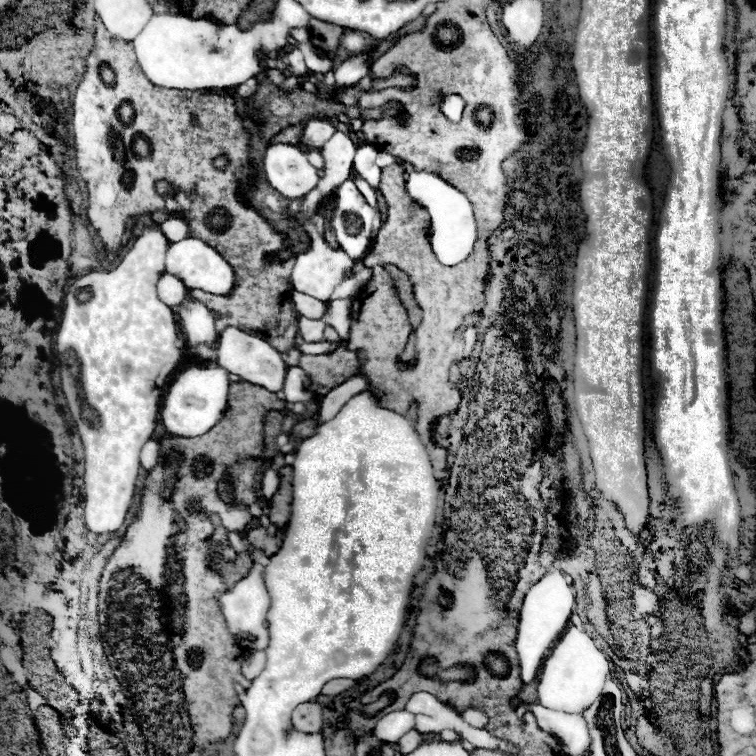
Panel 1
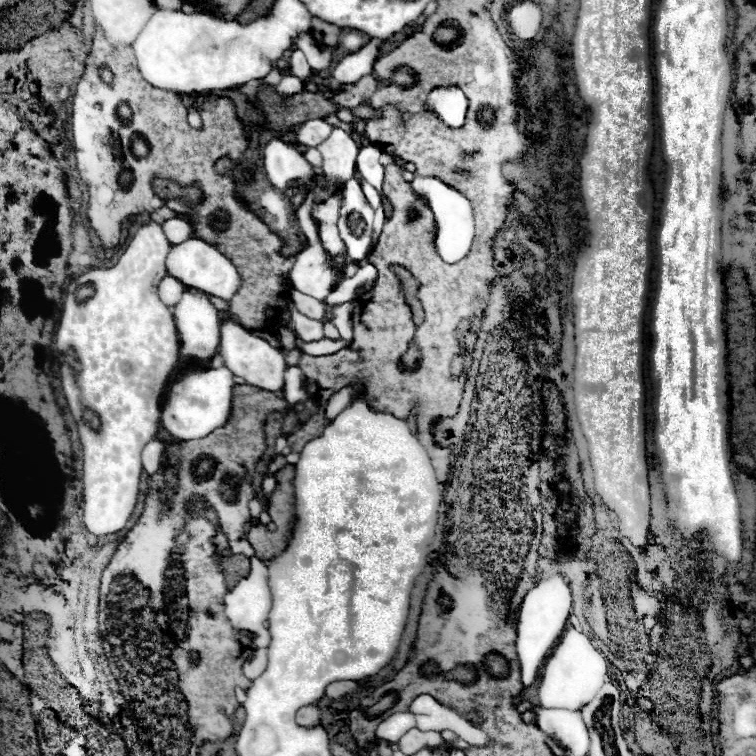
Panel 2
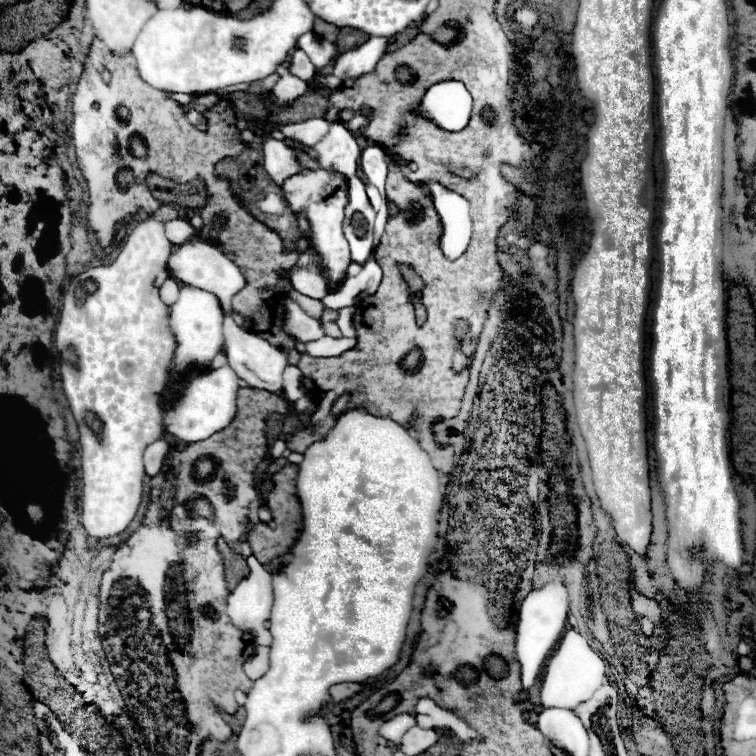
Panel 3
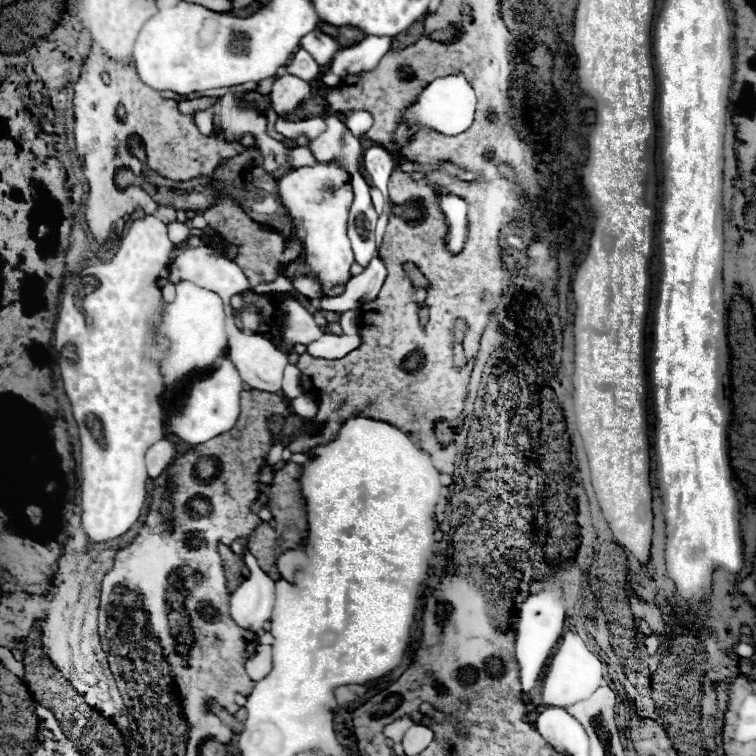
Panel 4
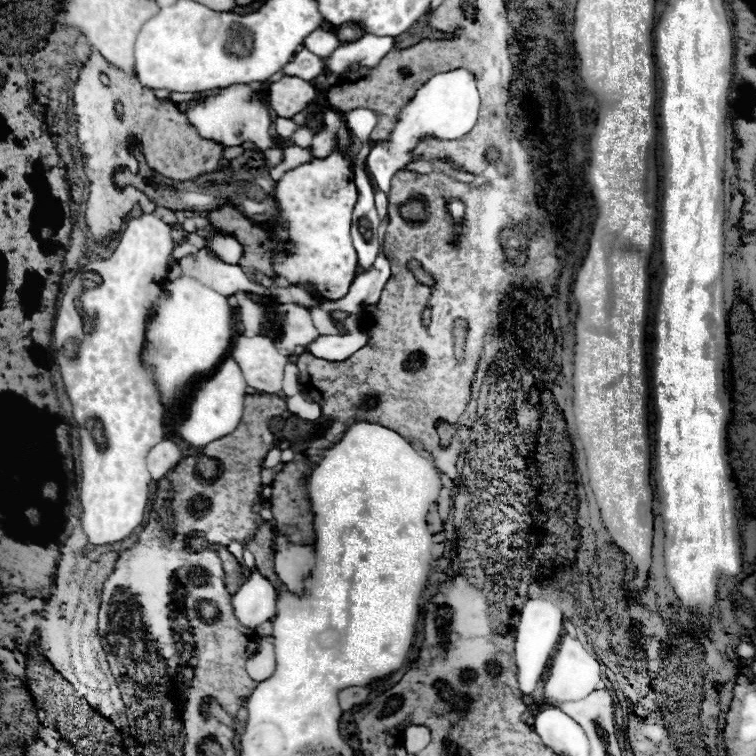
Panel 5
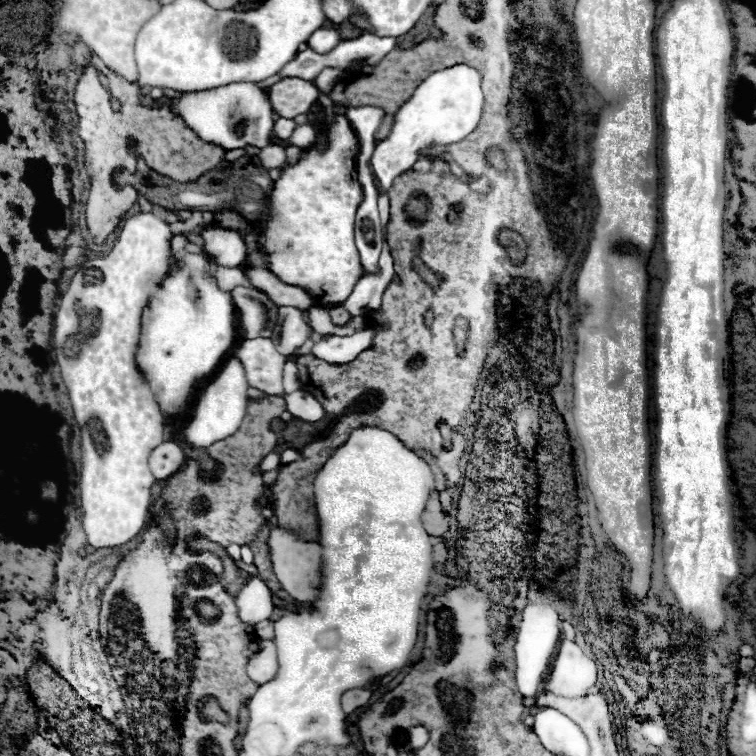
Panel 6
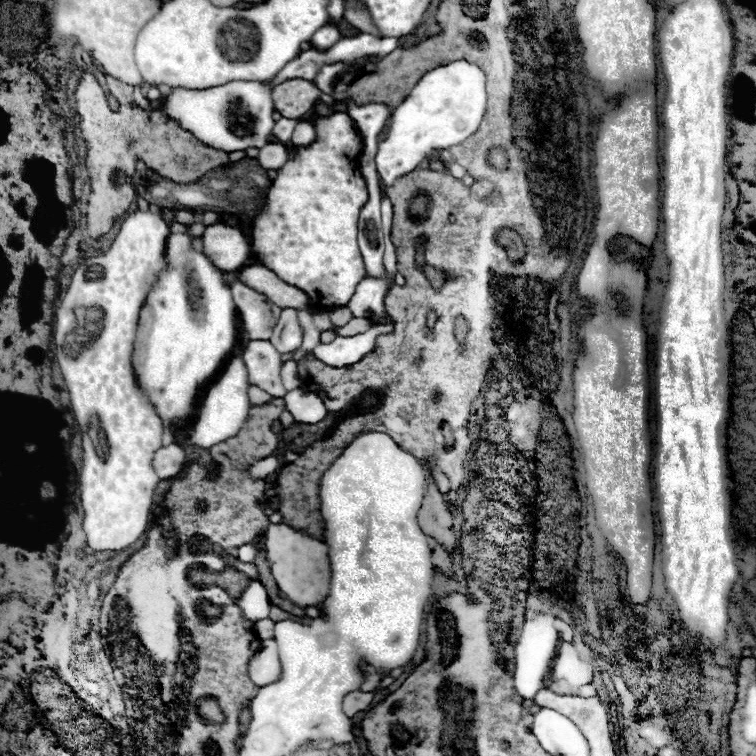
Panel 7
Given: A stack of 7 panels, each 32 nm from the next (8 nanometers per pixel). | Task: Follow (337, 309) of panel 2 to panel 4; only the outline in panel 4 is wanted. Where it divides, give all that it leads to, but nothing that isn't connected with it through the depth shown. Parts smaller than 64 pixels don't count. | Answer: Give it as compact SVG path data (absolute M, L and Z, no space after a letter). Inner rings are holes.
M352 310L340 313L338 323L341 326L343 335L353 335L358 332L356 317L357 313Z

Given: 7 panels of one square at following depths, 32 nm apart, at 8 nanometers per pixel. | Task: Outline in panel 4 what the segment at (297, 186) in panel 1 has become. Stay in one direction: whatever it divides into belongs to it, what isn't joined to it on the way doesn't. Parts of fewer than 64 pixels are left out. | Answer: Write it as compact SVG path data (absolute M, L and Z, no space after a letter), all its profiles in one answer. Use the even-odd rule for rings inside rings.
M228 94L218 96L218 100L216 100L212 106L208 106L206 110L196 110L196 112L192 114L192 122L196 124L196 128L198 128L204 136L214 134L214 128L222 128L226 142L240 142L242 136L250 134L250 136L256 140L256 144L260 146L262 154L264 154L266 170L272 172L272 170L276 170L278 166L282 166L282 164L286 162L286 152L288 152L288 148L286 148L282 142L278 142L278 140L274 140L272 136L268 136L268 118L266 118L266 114L264 114L264 112L258 112L256 108L246 108L246 106L242 106L242 102L234 102L234 100L226 98L226 96L228 96Z

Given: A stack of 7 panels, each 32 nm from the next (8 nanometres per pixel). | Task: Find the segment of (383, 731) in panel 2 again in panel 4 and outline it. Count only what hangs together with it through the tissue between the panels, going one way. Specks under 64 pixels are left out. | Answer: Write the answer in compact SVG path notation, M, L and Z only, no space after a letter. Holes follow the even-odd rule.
M402 718L402 720L398 720L398 722L390 724L390 726L386 726L384 734L386 734L388 738L392 738L392 740L394 740L395 746L399 746L404 733L406 732L406 728L408 728L408 726L412 726L412 724L414 724L414 722L412 722L410 718Z

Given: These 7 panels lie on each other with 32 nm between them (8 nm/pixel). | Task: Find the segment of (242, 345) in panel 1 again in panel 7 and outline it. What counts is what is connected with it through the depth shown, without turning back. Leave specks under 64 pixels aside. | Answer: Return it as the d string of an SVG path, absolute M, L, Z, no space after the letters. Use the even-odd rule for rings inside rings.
M252 340L242 352L242 358L248 368L250 384L256 384L274 398L286 396L286 388L280 382L282 360L268 340Z

